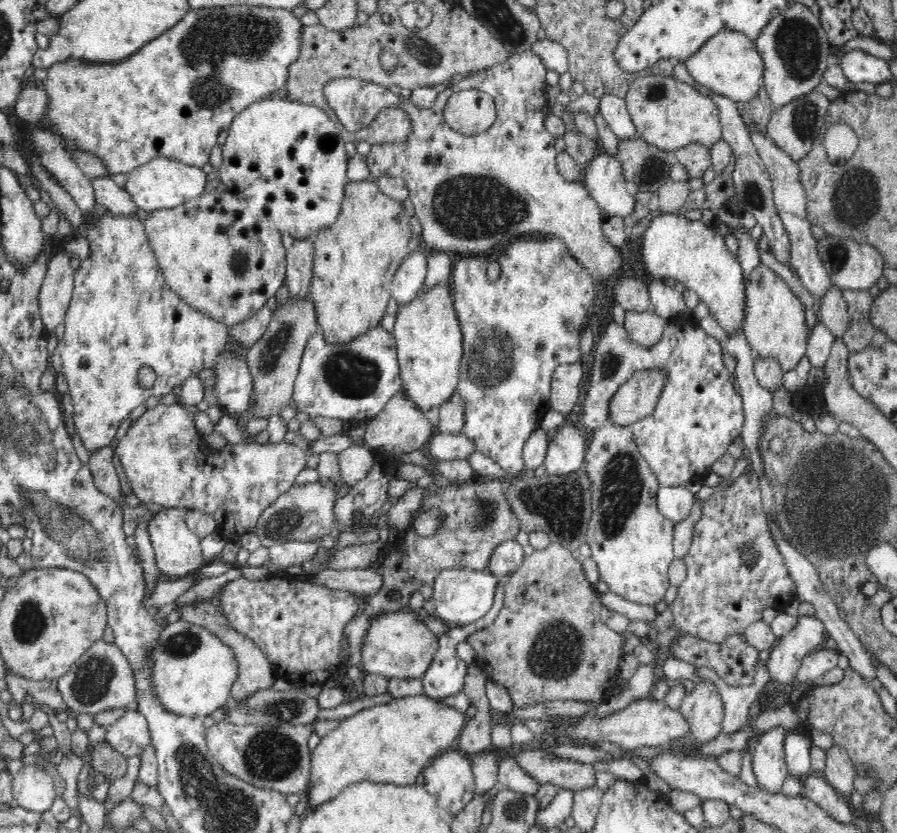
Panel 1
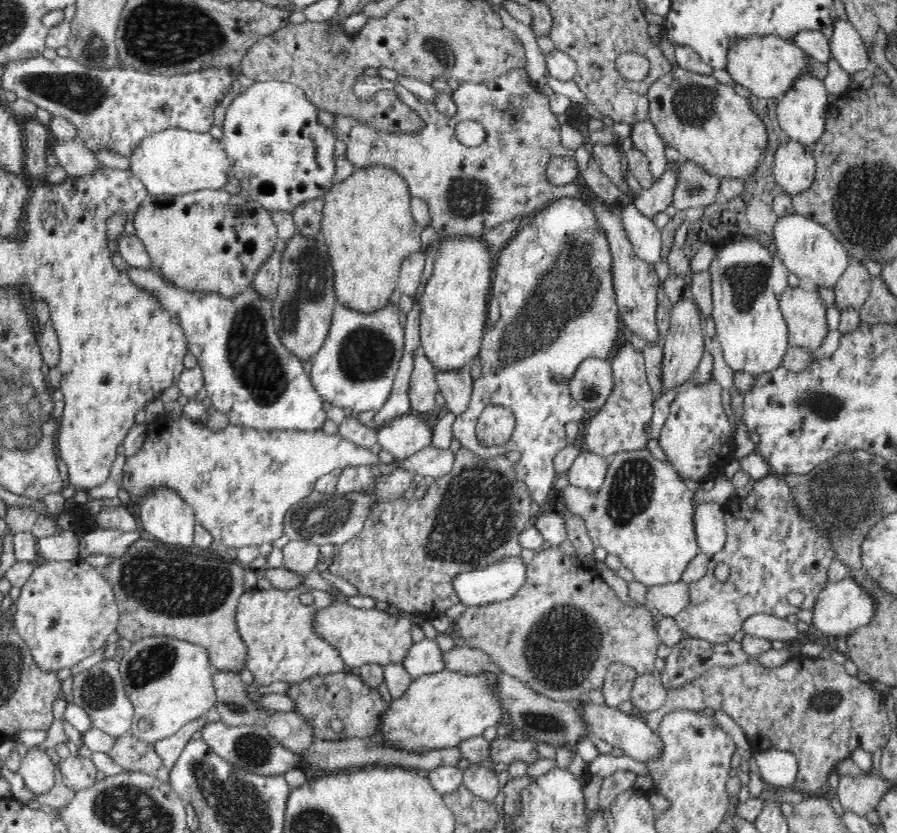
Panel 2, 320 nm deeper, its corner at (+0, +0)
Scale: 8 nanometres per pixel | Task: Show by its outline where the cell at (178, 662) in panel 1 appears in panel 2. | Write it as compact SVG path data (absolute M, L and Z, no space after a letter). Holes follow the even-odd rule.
M169 636L142 638L123 651L119 671L126 697L135 710L130 734L140 740L153 744L164 740L217 704L213 676L216 669L211 665L208 651L198 643Z

